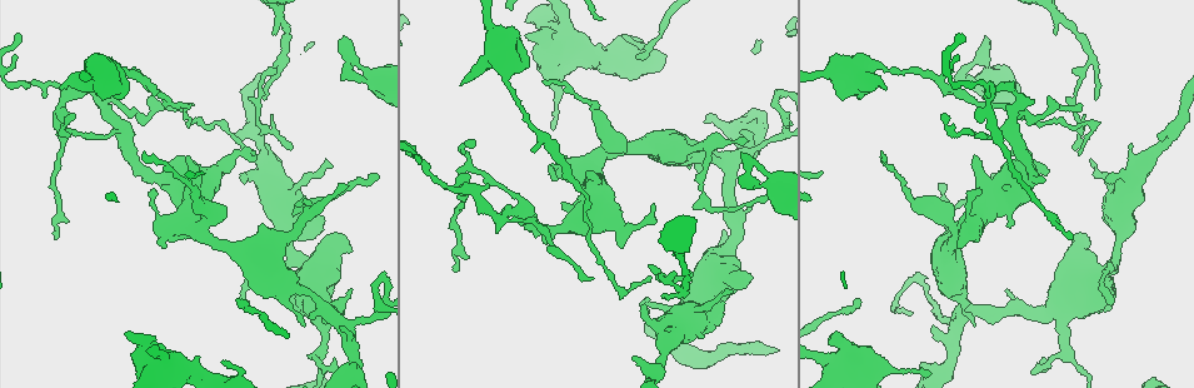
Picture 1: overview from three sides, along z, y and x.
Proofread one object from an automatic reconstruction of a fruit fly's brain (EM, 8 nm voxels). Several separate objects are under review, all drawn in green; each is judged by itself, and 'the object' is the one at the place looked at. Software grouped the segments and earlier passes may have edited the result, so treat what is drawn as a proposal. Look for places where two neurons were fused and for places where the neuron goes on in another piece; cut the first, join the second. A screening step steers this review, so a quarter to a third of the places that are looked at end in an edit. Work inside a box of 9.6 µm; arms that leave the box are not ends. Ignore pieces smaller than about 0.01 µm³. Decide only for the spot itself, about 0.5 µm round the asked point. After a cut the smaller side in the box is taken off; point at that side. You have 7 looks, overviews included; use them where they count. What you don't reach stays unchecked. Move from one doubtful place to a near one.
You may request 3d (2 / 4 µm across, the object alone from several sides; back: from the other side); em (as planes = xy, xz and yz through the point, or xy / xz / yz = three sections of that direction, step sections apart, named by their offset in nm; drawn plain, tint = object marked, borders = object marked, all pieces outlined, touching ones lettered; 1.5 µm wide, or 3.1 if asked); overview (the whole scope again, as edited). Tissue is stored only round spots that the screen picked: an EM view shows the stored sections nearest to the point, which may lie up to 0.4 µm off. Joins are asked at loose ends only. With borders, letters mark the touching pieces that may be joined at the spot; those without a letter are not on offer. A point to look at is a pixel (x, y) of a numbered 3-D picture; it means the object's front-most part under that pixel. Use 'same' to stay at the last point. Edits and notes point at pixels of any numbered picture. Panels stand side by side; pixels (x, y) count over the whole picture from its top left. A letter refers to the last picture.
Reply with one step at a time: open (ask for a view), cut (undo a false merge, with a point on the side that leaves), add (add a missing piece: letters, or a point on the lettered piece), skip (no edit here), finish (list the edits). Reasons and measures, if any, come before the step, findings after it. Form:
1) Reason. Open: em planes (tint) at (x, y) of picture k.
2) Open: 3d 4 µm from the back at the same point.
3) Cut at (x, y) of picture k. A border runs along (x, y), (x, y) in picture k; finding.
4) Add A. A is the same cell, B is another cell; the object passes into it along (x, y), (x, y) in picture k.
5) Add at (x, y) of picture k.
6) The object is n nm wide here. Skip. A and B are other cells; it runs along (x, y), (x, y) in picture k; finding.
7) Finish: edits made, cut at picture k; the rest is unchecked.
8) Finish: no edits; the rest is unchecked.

Free end. Open: em planes (borders) at (293, 147) of picture 1.

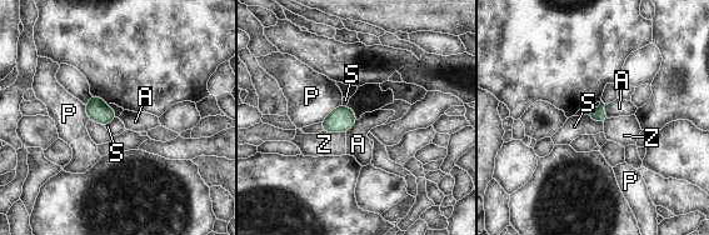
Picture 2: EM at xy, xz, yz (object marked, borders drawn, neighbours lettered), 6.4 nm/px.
Skip. A, P, S and Z are other cells; a border runs along (604, 104), (604, 111), (608, 118) in picture 2; none of them fits.

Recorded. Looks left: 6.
Branch stops here. Open: em planes (plain) at (650, 205) of picture 1.

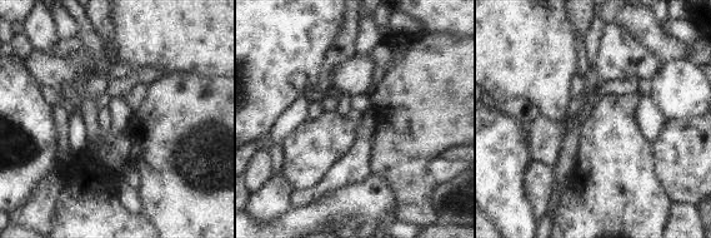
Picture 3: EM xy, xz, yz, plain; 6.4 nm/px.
Open: em planes (borders) at the same point.

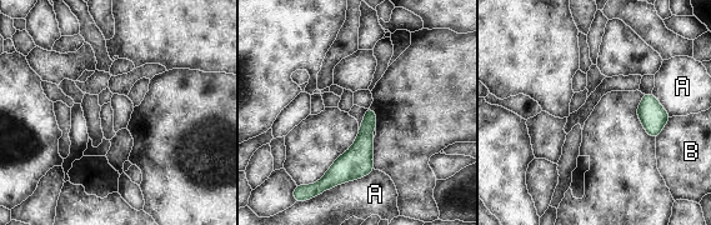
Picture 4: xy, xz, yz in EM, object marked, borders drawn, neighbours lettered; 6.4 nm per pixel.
The object is 100 nm wide here. Skip. A and B are other cells; it runs along (369, 111), (362, 148), (324, 181) in picture 4; none of them fits.

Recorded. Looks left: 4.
Branch stops here. Open: em yz step 4 (borders) at (261, 224) of picture 1.

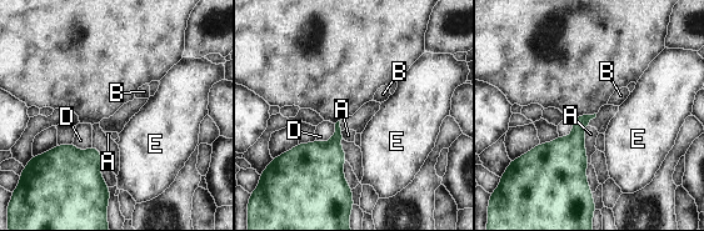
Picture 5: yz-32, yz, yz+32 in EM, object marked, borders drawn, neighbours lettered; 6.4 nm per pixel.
Open: em planes (borders) at the same point.

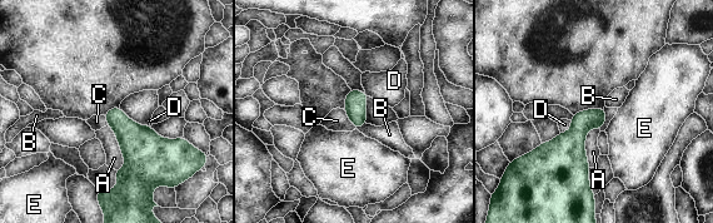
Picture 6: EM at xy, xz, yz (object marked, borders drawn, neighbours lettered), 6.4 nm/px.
Skip. A, B, C, D and E are other cells; a border runs along (604, 108), (606, 120), (599, 130) in picture 6; no lettered piece goes on from it.

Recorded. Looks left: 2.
Finish: no edits; the rest is unchecked.

